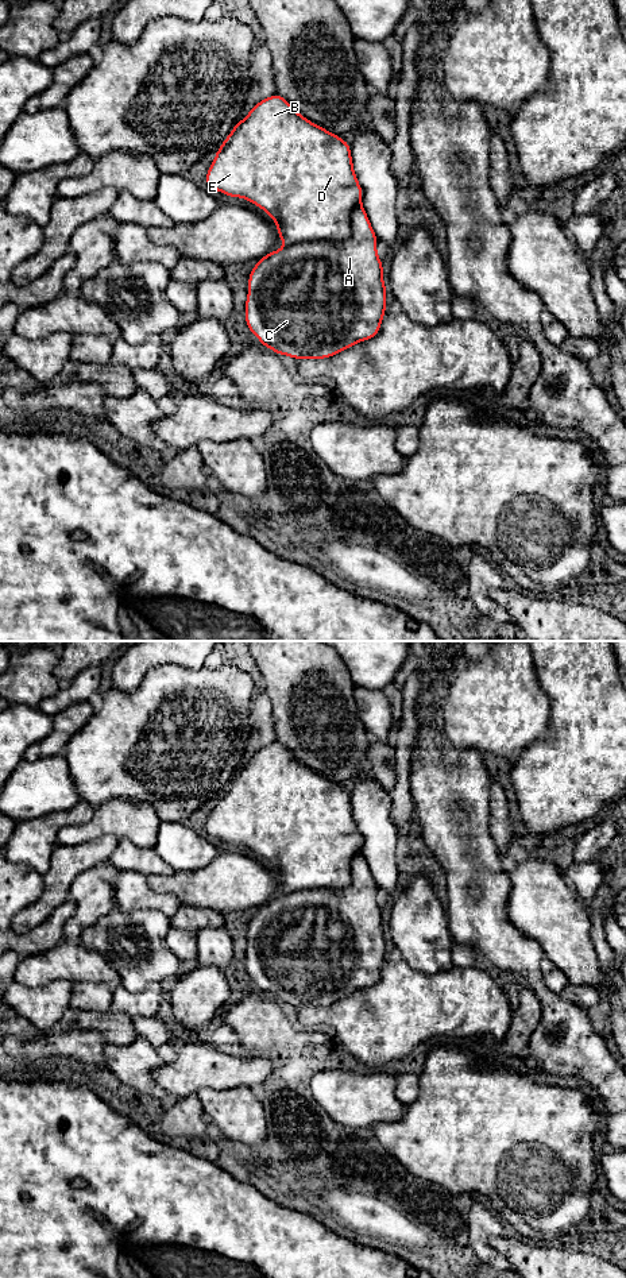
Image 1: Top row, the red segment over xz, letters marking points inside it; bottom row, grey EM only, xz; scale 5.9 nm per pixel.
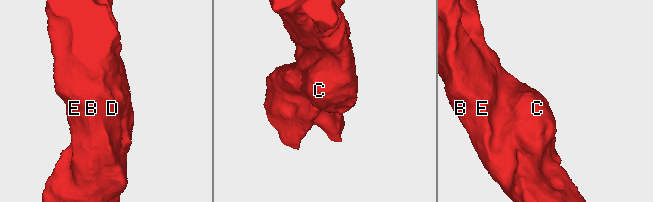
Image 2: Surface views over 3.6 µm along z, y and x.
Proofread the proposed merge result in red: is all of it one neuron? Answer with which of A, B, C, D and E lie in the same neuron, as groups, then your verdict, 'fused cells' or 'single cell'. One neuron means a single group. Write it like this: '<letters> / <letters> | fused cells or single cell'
A B C D E | single cell

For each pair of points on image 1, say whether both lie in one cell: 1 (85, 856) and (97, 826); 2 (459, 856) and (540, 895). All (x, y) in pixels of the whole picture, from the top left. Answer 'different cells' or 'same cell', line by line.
1: different cells
2: different cells

